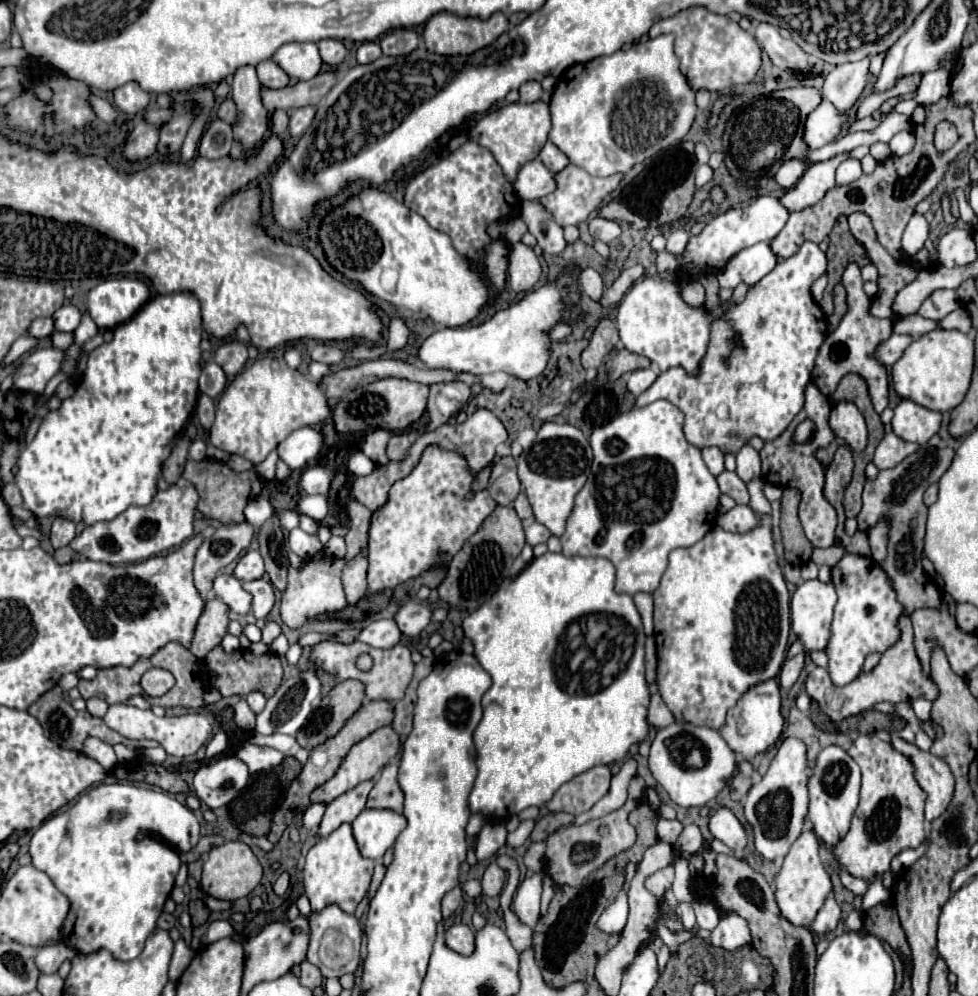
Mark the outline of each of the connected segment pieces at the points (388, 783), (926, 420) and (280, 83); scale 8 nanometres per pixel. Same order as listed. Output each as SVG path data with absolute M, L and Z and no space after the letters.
M391 763L381 771L381 777L375 781L375 787L369 793L367 807L369 809L391 809L401 813L403 811L403 791L397 781L397 765Z
M903 399L895 407L891 425L893 425L893 433L897 437L901 437L903 441L913 441L913 443L925 445L939 431L941 413L929 411L921 405L917 405L915 401Z
M273 59L257 65L257 77L263 87L271 87L271 89L281 89L281 87L287 87L289 83L287 73Z

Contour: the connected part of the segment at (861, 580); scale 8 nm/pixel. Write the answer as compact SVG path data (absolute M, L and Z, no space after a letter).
M845 553L843 559L831 569L831 583L837 589L839 601L831 623L831 637L825 647L829 657L827 671L835 685L847 685L859 677L867 655L883 655L887 647L893 647L899 641L899 617L903 617L907 611L899 603L889 575L871 557Z

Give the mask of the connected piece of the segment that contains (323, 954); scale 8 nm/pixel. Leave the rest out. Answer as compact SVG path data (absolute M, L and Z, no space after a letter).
M327 905L321 911L311 911L307 915L311 923L311 941L307 951L307 961L317 965L323 977L341 977L343 973L353 973L359 965L359 945L361 945L361 925L359 921L341 911L337 905Z

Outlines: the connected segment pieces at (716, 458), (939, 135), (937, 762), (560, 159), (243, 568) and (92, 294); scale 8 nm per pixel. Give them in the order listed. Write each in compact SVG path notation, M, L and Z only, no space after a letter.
M707 447L707 449L703 449L703 461L705 461L707 469L709 469L715 477L719 477L719 475L725 471L723 453L721 453L721 449L717 449L717 447Z
M939 123L939 127L935 129L935 147L939 151L947 151L955 145L957 141L957 131L955 131L955 125L953 123Z
M893 739L893 747L899 753L907 755L915 765L915 777L921 789L927 793L925 819L931 823L931 819L937 819L943 811L947 811L947 803L951 803L951 795L955 789L955 779L951 775L951 769L943 759L925 753L915 745L905 743L903 739Z
M551 141L545 143L545 147L543 147L541 153L539 153L539 159L541 159L543 165L545 165L549 171L553 171L553 173L559 173L559 171L563 171L563 167L569 165L567 155L561 153Z
M247 551L241 561L237 563L237 579L239 581L253 581L253 579L261 579L265 575L265 565L263 565L263 557L259 555L259 551Z
M121 277L102 280L87 295L87 309L97 327L113 329L135 315L149 299L149 287L141 279Z

